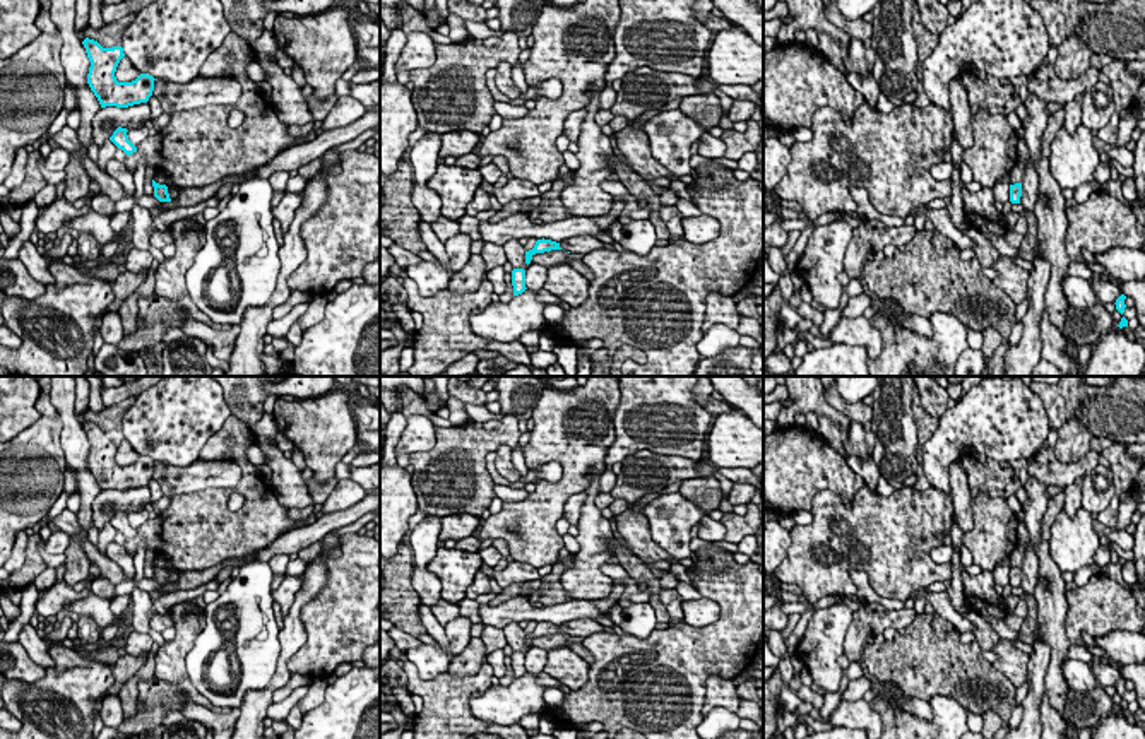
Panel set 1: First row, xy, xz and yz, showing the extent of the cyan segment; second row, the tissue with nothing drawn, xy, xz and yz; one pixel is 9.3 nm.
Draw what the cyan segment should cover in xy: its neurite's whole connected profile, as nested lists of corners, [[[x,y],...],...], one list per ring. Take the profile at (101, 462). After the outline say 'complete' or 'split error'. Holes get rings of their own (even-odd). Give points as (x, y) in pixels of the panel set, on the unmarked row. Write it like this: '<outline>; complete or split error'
[[[86,421],[82,428],[91,445],[87,467],[98,481],[101,491],[128,491],[149,484],[156,464],[152,458],[140,457],[132,465],[116,464],[116,450],[125,440],[122,429],[103,431],[98,424],[89,421]]]; complete

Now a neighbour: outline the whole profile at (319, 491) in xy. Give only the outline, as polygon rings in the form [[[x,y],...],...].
[[[334,477],[325,484],[318,484],[313,479],[306,479],[306,486],[313,496],[313,505],[323,503],[329,498],[329,494],[332,493],[332,489],[335,488],[337,481],[339,479]]]

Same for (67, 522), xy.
[[[65,508],[58,517],[44,520],[44,523],[75,539],[86,551],[91,565],[99,568],[99,576],[108,578],[115,587],[128,580],[123,570],[89,541],[87,532],[79,525],[77,513]]]

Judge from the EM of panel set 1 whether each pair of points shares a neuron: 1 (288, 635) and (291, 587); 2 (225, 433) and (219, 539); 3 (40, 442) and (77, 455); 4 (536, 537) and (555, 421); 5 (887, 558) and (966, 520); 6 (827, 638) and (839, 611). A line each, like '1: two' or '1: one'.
1: two
2: one
3: two
4: one
5: two
6: one

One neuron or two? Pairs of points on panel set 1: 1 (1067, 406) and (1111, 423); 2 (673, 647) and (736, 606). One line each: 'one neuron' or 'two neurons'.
1: one neuron
2: one neuron

